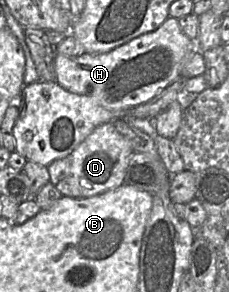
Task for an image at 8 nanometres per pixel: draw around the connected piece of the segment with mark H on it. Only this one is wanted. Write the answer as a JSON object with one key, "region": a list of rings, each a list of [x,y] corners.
{"region":[[[169,16],[158,29],[105,53],[84,52],[78,56],[55,53],[55,81],[70,92],[90,96],[112,112],[127,112],[181,77],[184,59],[194,48],[195,42],[183,33],[178,19]]]}

